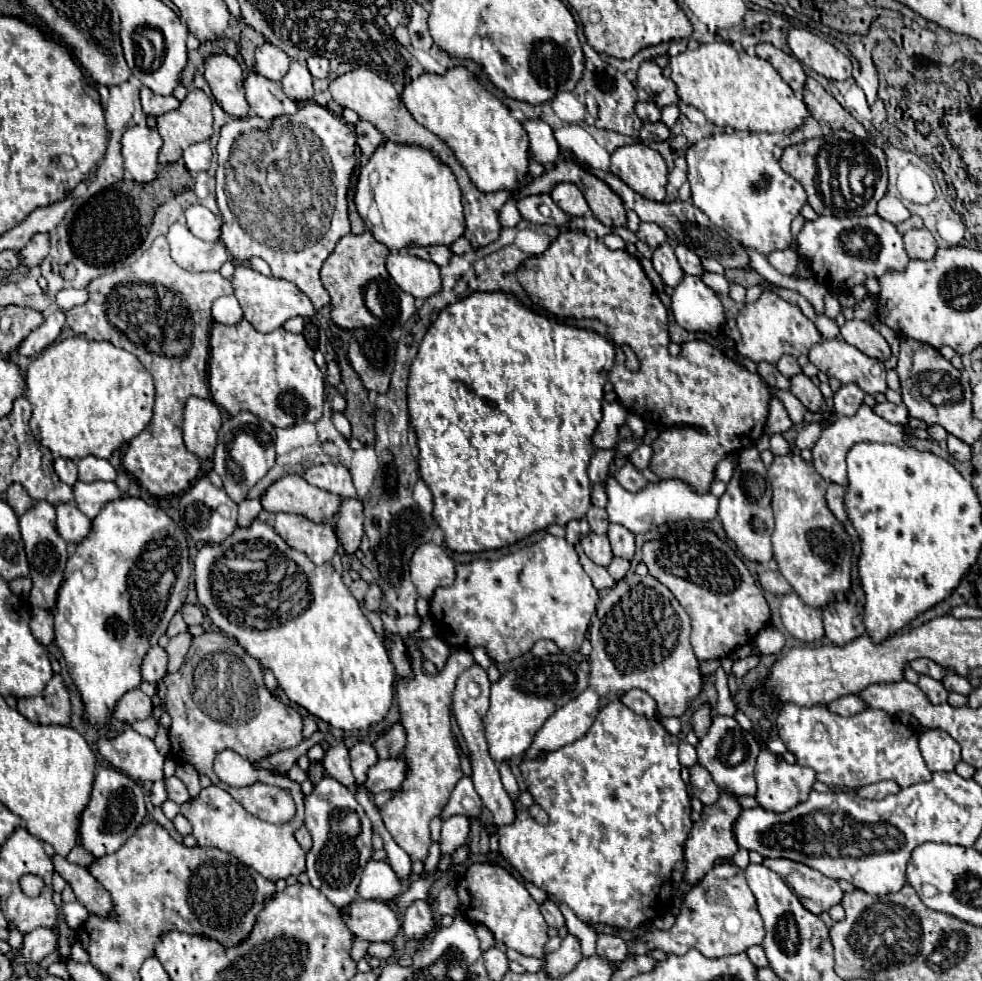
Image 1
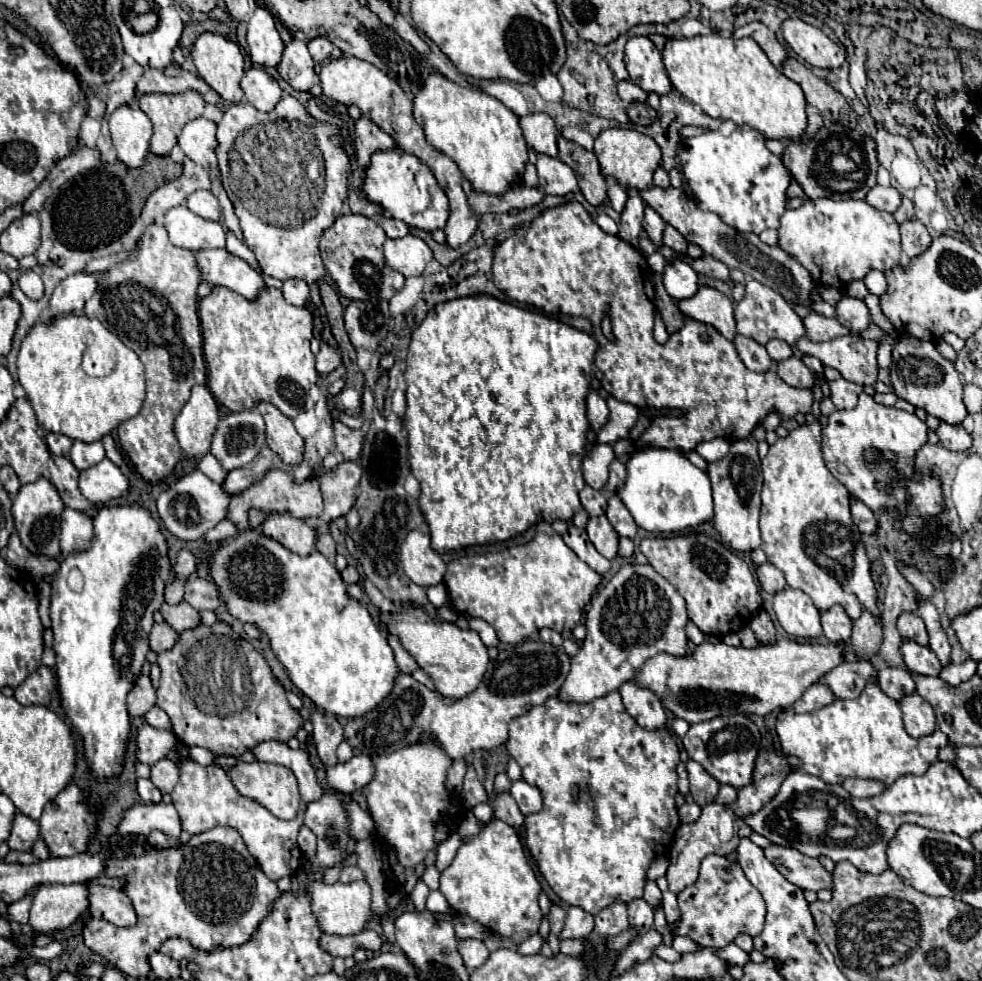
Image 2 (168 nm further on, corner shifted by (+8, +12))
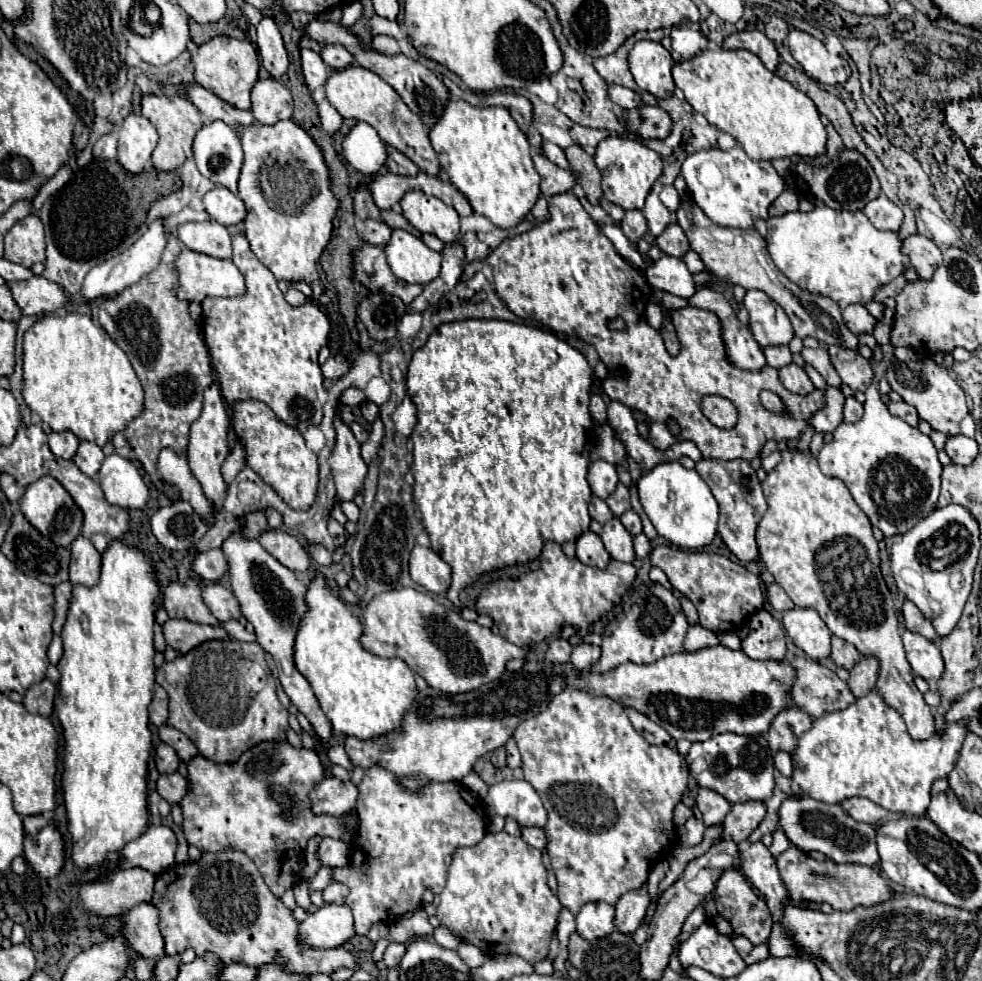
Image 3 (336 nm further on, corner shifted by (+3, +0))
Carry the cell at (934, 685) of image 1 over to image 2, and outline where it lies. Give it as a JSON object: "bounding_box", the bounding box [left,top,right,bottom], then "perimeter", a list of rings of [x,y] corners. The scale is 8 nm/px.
{"bounding_box":[901,640,941,676],"perimeter":[[[903,640],[901,642],[901,656],[909,672],[921,674],[921,676],[939,676],[941,662],[935,656],[935,652],[929,646],[921,646],[915,640]]]}

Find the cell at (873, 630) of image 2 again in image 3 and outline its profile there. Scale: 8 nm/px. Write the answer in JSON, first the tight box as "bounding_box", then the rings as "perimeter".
{"bounding_box":[848,654,880,698],"perimeter":[[[872,654],[862,656],[860,662],[856,662],[856,666],[850,670],[850,680],[848,680],[848,686],[854,692],[854,696],[860,698],[876,686],[878,670],[880,670],[880,662]]]}

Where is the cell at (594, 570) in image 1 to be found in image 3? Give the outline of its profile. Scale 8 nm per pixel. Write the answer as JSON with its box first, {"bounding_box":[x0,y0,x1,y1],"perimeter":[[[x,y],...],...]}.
{"bounding_box":[576,532,610,570],"perimeter":[[[584,532],[578,540],[576,540],[576,558],[592,568],[600,568],[604,570],[610,562],[608,552],[604,550],[604,544],[600,540],[598,534],[594,532]]]}

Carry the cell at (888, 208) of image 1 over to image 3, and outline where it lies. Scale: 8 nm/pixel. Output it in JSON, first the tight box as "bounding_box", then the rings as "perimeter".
{"bounding_box":[864,194,904,230],"perimeter":[[[882,194],[876,200],[872,200],[872,202],[866,204],[864,214],[880,230],[898,230],[900,224],[902,224],[902,220],[904,220],[904,214],[902,214],[900,206],[894,204],[892,200],[888,200]]]}

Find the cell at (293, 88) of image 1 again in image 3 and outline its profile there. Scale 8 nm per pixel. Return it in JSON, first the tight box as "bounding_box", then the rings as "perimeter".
{"bounding_box":[300,48,332,92],"perimeter":[[[304,48],[300,52],[300,58],[302,58],[302,74],[306,80],[306,86],[310,92],[314,92],[322,84],[326,84],[332,69],[322,62],[320,54],[316,54],[310,48]]]}

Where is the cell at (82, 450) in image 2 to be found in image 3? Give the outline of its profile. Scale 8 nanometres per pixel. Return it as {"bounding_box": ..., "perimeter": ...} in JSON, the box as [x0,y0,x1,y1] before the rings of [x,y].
{"bounding_box":[72,442,104,478],"perimeter":[[[80,442],[76,456],[72,458],[74,464],[90,478],[96,478],[102,462],[104,462],[104,452],[96,442]]]}

